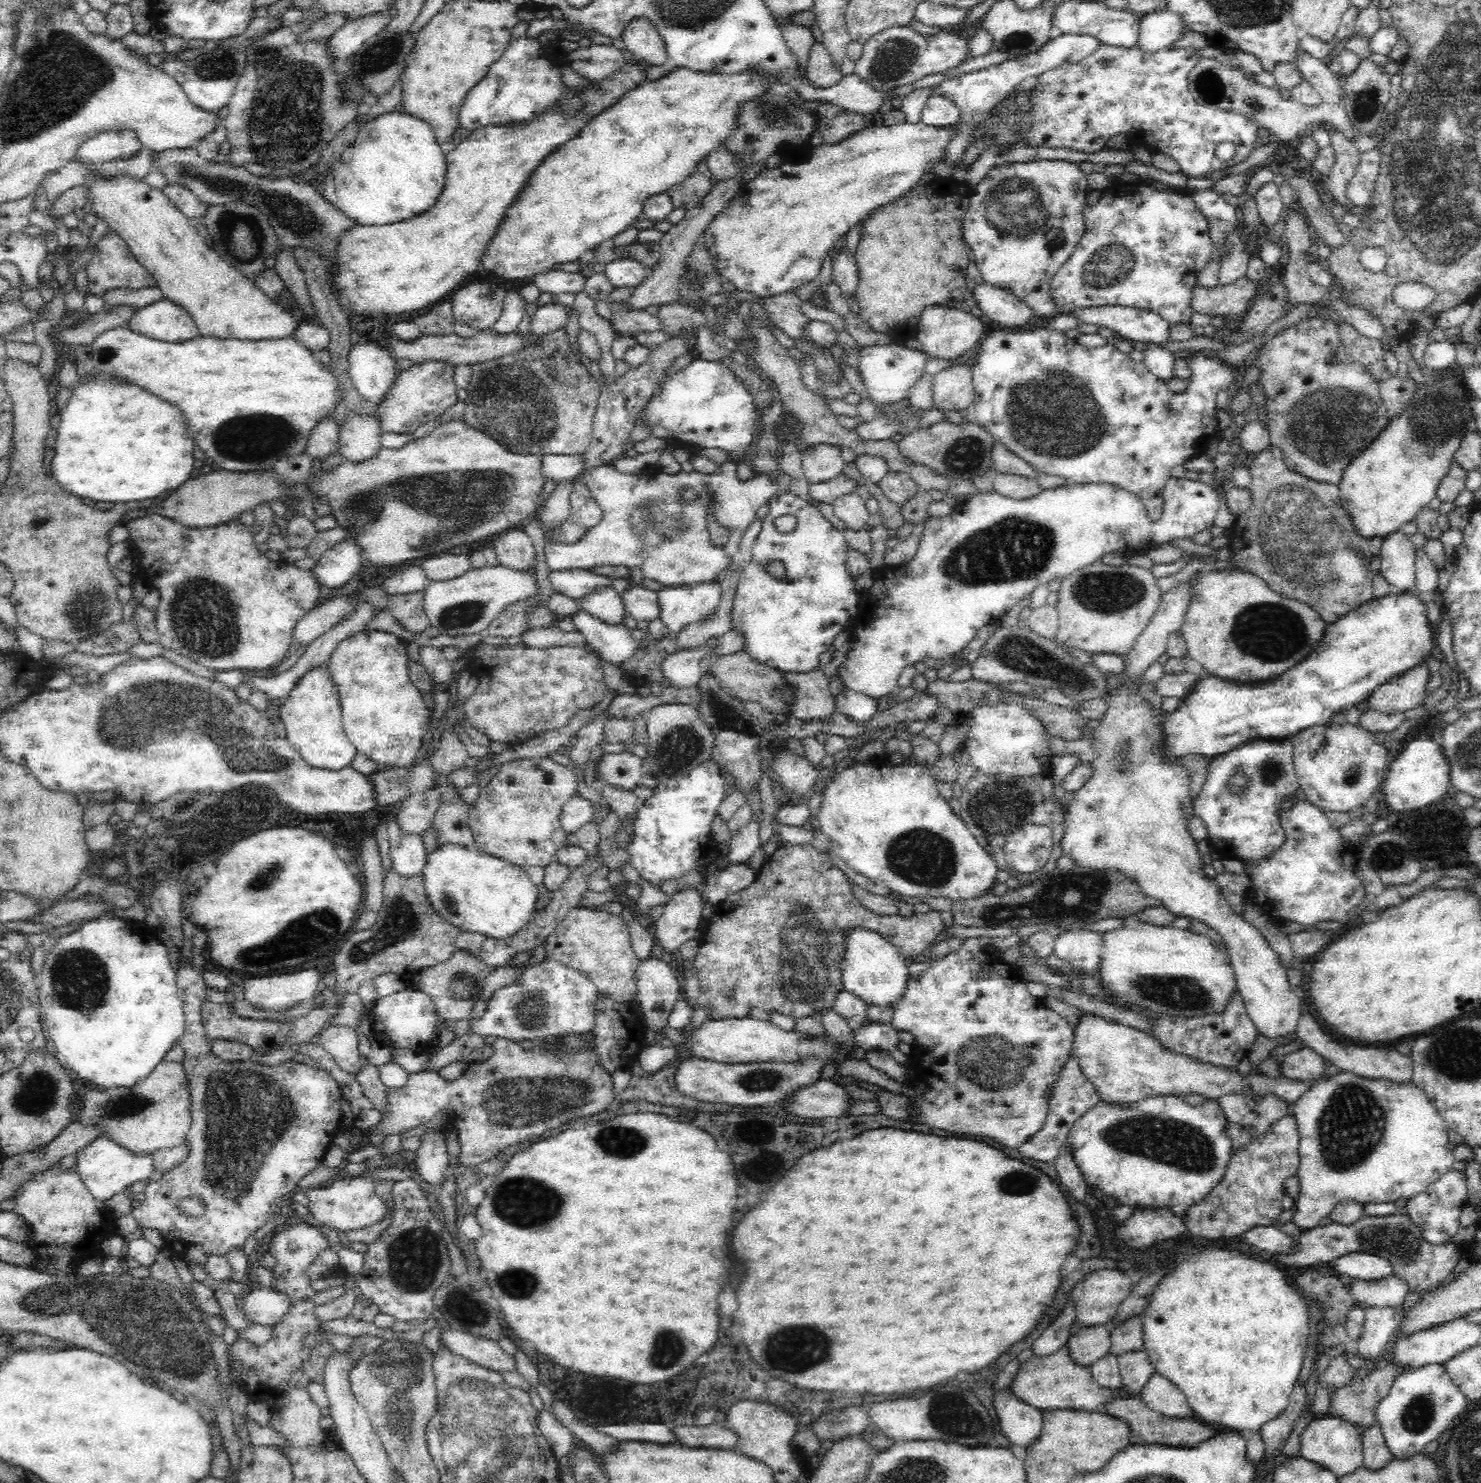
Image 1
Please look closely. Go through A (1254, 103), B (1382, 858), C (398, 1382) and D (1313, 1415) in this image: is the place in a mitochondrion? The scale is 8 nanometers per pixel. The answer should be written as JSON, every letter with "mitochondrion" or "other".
{"A":"mitochondrion","B":"mitochondrion","C":"mitochondrion","D":"other"}

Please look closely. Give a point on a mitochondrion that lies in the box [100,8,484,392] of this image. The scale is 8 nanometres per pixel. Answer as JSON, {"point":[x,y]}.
{"point":[291,90]}

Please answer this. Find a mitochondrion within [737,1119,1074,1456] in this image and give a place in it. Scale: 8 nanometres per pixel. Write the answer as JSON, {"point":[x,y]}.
{"point":[793,1349]}

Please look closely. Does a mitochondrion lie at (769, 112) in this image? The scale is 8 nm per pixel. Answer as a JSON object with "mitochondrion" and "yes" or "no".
{"mitochondrion":"yes"}

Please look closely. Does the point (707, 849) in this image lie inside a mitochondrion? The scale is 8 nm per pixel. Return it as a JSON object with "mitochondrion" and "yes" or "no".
{"mitochondrion":"no"}

